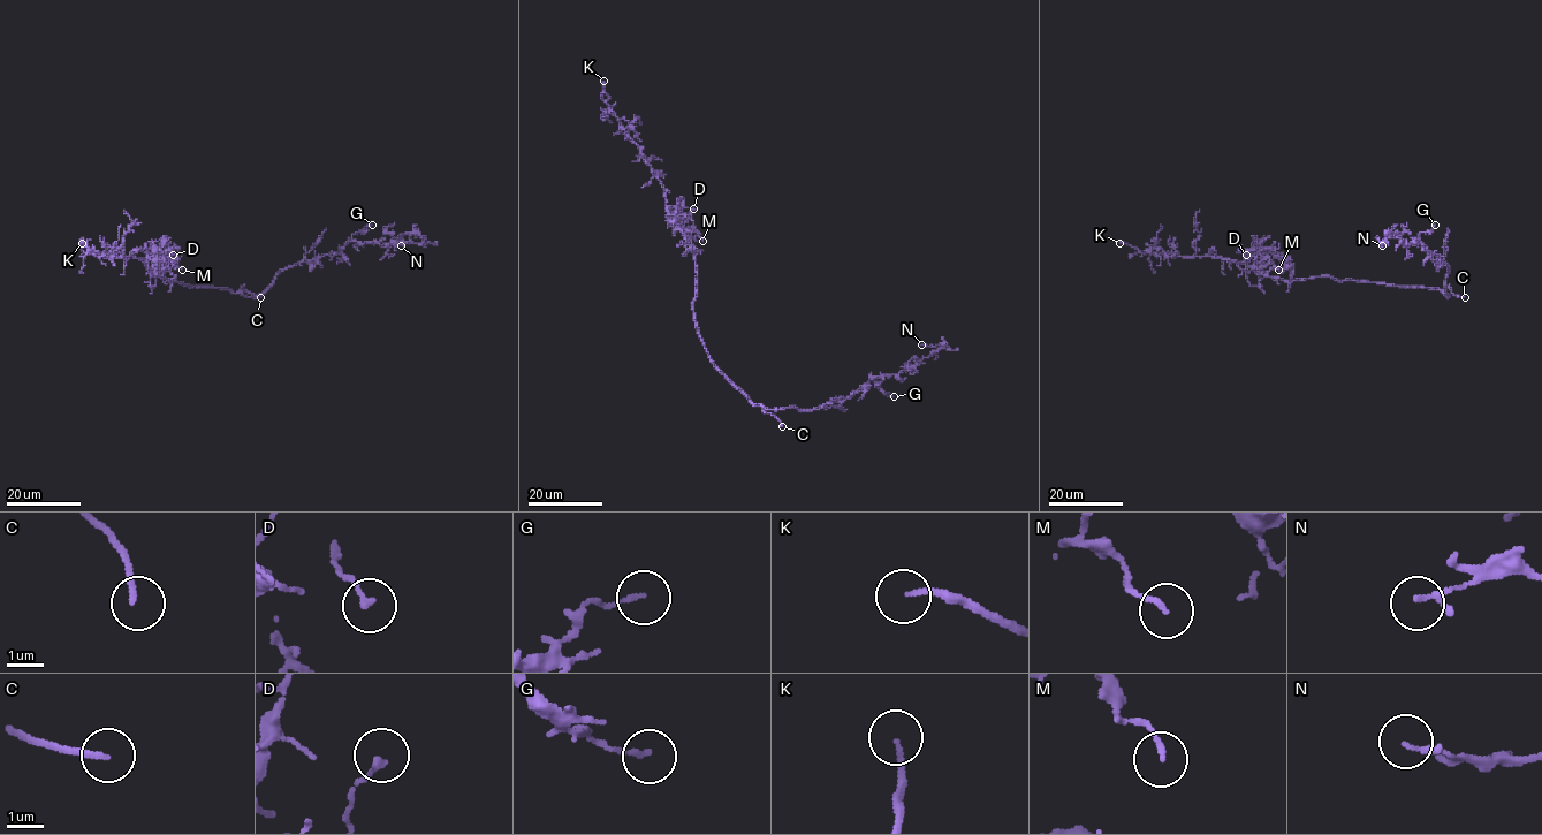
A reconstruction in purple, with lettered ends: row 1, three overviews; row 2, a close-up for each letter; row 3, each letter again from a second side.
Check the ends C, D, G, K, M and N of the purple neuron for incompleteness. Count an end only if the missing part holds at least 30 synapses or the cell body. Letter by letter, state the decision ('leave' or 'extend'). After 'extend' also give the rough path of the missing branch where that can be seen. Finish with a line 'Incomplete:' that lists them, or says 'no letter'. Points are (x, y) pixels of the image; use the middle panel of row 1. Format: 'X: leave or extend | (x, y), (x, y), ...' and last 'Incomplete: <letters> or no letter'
C: extend | (782, 426), (775, 442), (783, 472), (782, 494)
D: leave
G: leave
K: extend | (604, 81), (604, 70), (615, 52), (628, 47), (651, 46), (655, 40), (671, 44), (686, 27)
M: leave
N: leave
Incomplete: C, K

